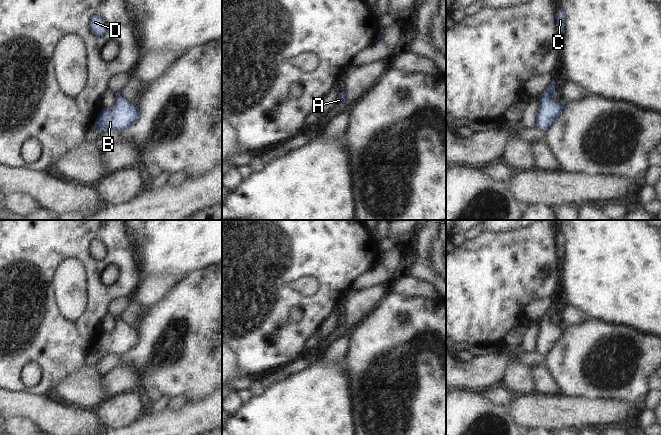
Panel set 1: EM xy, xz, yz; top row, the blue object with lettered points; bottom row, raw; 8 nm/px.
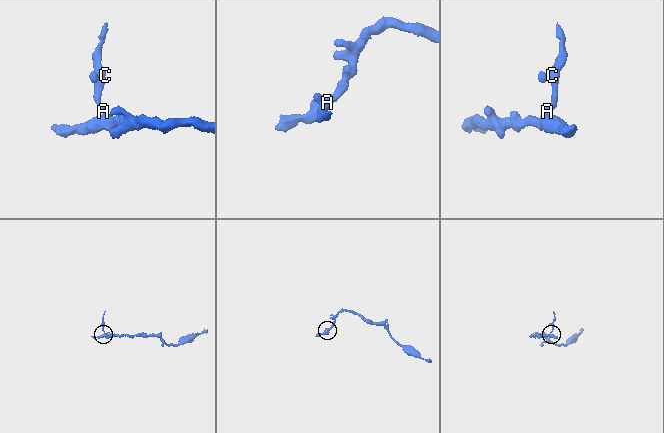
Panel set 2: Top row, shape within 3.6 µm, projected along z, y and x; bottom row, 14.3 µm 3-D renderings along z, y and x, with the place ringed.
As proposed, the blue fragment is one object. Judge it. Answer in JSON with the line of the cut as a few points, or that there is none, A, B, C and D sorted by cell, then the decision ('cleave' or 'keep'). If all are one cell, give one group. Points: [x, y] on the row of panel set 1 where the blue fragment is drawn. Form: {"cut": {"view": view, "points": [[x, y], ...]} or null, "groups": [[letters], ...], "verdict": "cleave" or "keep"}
{"cut": null, "groups": [["A", "B", "C", "D"]], "verdict": "keep"}

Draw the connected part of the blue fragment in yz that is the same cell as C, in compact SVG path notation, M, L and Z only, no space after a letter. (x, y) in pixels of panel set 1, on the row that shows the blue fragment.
M557 10L556 11L556 22L557 22L557 33L558 33L558 37L560 40L563 39L563 33L564 33L564 26L563 26L563 20L564 20L565 16L562 10Z

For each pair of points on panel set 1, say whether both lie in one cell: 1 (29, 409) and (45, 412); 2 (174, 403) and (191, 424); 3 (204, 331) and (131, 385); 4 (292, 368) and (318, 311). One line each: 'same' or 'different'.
1: same
2: different
3: different
4: different

